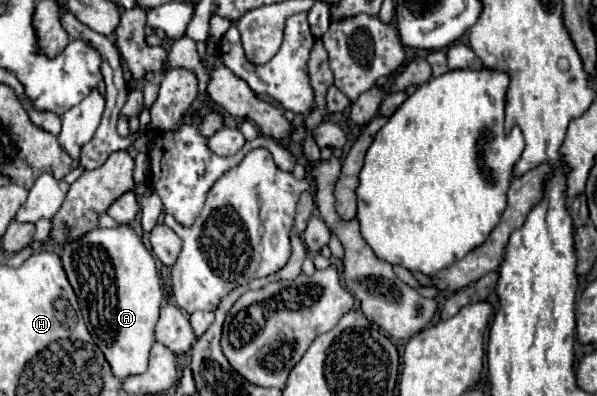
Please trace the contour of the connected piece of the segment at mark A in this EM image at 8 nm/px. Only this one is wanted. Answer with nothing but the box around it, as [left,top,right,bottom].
[61,224,163,378]

